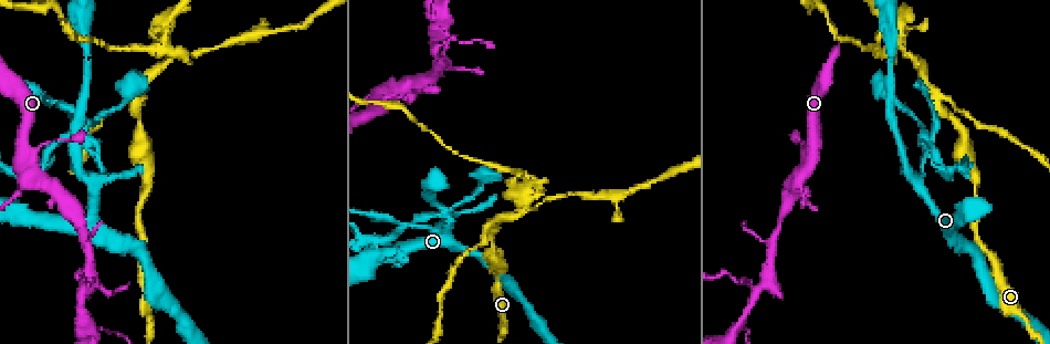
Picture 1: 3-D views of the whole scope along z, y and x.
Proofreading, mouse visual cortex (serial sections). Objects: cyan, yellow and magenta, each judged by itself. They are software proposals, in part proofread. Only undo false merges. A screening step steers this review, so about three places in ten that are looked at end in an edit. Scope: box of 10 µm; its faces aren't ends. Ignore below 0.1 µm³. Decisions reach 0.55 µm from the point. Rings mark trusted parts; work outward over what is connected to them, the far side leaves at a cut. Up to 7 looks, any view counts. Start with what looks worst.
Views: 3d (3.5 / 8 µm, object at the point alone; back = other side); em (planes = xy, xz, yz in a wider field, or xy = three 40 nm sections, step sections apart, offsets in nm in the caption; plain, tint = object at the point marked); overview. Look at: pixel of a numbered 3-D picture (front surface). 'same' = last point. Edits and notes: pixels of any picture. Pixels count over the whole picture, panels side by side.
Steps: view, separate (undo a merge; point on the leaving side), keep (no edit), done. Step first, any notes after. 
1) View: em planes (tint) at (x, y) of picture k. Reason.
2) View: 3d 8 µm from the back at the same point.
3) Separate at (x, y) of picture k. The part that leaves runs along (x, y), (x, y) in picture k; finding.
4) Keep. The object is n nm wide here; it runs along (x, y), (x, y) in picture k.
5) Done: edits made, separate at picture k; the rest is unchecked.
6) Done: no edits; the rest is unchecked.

View: 3d 3.5 µm from the back at (920, 185) of picture 1. Branch point.

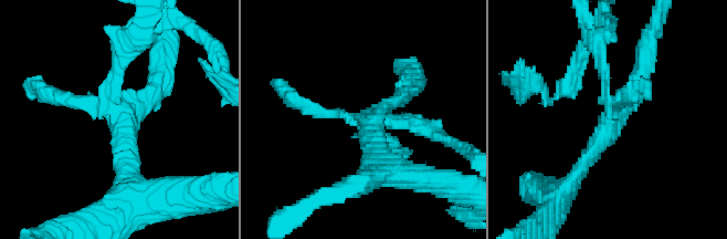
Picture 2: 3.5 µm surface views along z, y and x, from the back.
View: em xy step 1 (tint) at (611, 117) of picture 2.

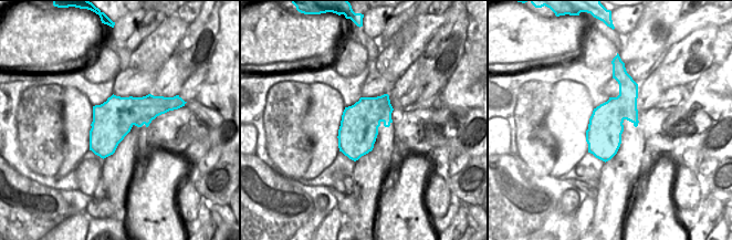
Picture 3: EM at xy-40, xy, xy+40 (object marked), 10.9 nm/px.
View: em xy step 2 (tint) at the same point. Cut it another way.

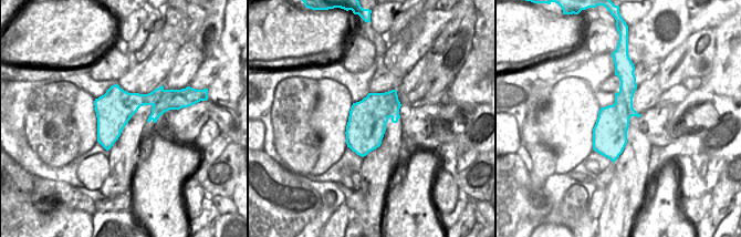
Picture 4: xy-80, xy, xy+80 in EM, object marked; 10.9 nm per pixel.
Separate at (606, 68) of picture 2. Two cells meet here.

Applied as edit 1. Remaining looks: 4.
View: 3d 3.5 µm at (486, 230) of picture 1. Calibre changes.

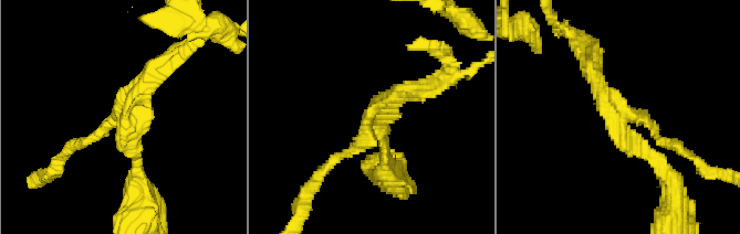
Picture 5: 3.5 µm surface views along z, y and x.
View: em planes (tint) at (376, 114) of picture 5.

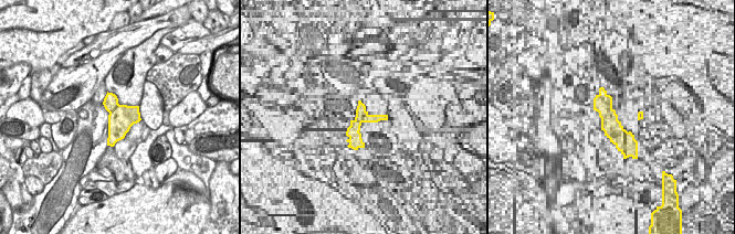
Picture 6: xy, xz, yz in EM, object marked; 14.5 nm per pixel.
Separate at (92, 138) of picture 5. 3 arms meet here; the arms are 150, 200, 250 nm wide; a second cell is stuck on.

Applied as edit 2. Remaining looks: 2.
Done: edits made, separate at picture 2, separate at picture 5; the rest is unchecked.

